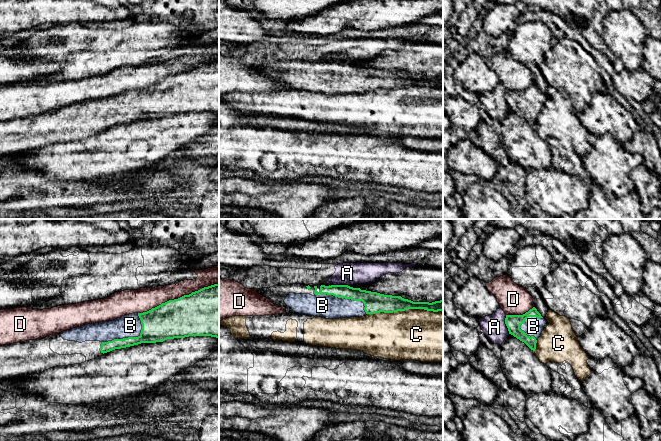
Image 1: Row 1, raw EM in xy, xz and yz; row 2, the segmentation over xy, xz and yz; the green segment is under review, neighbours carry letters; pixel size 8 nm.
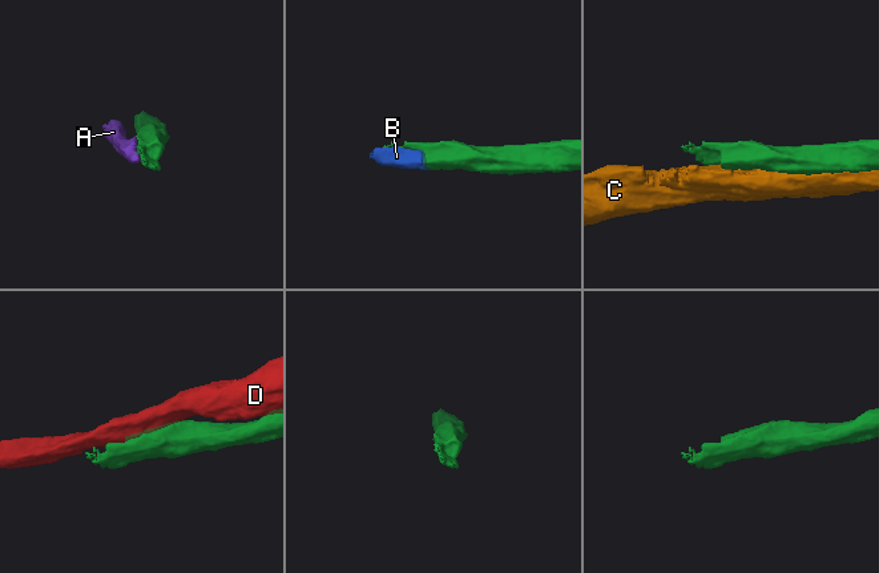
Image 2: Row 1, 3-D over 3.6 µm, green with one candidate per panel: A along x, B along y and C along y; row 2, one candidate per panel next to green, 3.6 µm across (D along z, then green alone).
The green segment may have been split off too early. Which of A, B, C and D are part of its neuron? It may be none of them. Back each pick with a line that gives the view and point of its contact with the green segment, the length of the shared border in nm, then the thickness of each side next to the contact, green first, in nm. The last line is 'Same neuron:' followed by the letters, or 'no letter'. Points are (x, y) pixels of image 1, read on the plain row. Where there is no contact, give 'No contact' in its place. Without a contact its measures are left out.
B: Touches green at xy (131, 113). Shared border 380 nm. Thickness 280 nm (green) against 180 nm
Same neuron: B

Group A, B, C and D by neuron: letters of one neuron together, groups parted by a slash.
A / B / C / D

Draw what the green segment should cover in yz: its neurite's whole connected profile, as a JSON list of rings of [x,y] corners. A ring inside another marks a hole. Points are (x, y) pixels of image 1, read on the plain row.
[[[535,83],[523,91],[506,91],[505,94],[509,110],[524,118],[533,127],[546,99],[547,96]]]

